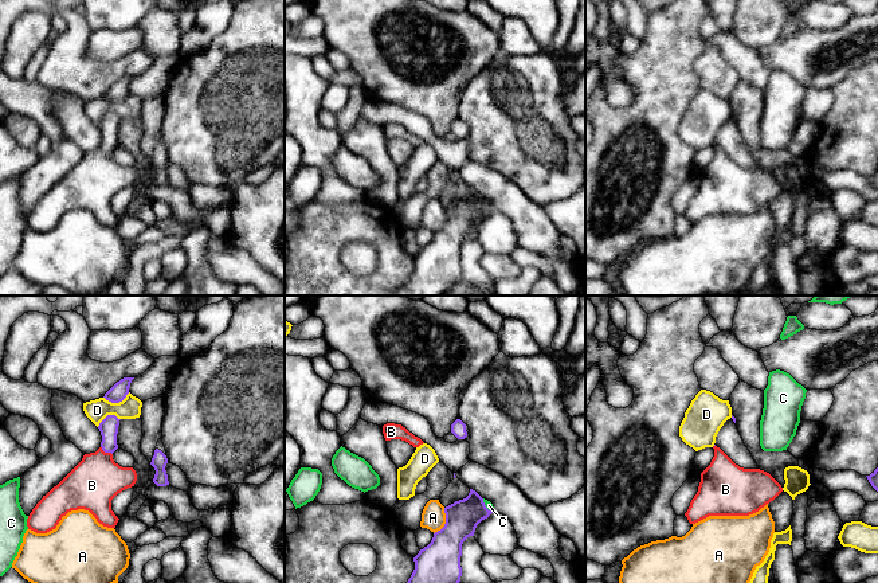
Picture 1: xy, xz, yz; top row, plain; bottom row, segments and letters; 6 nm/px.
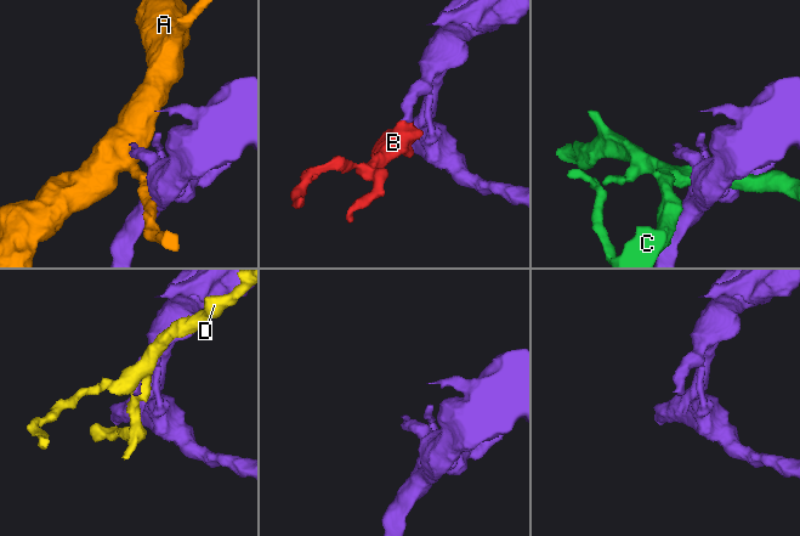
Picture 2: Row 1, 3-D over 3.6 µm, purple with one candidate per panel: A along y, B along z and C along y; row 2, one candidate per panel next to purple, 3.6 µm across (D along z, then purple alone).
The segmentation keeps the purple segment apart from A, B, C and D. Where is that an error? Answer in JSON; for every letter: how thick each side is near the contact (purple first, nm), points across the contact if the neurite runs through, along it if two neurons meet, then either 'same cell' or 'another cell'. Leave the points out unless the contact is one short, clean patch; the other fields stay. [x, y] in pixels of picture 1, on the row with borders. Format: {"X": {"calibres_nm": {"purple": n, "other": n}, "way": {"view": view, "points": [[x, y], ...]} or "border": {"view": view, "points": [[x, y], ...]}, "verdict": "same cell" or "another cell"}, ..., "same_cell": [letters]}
{"A": {"calibres_nm": {"purple": 240, "other": 140}, "verdict": "another cell"}, "B": {"calibres_nm": {"purple": 110, "other": 300}, "way": {"view": "xy", "points": [[109, 426], [106, 452], [91, 485]]}, "verdict": "same cell"}, "C": {"calibres_nm": {"purple": 200, "other": 50}, "verdict": "another cell"}, "D": {"calibres_nm": {"purple": 100, "other": 130}, "verdict": "another cell"}, "same_cell": ["B"]}

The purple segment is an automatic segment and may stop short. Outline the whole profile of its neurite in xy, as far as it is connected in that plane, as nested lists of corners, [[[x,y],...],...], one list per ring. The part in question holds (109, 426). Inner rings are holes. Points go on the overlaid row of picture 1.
[[[107,415],[98,426],[102,442],[95,453],[82,461],[36,504],[27,519],[28,529],[47,533],[56,528],[71,510],[89,510],[99,524],[115,528],[118,517],[111,510],[111,500],[122,490],[134,486],[137,473],[113,459],[118,449],[119,420]]]

